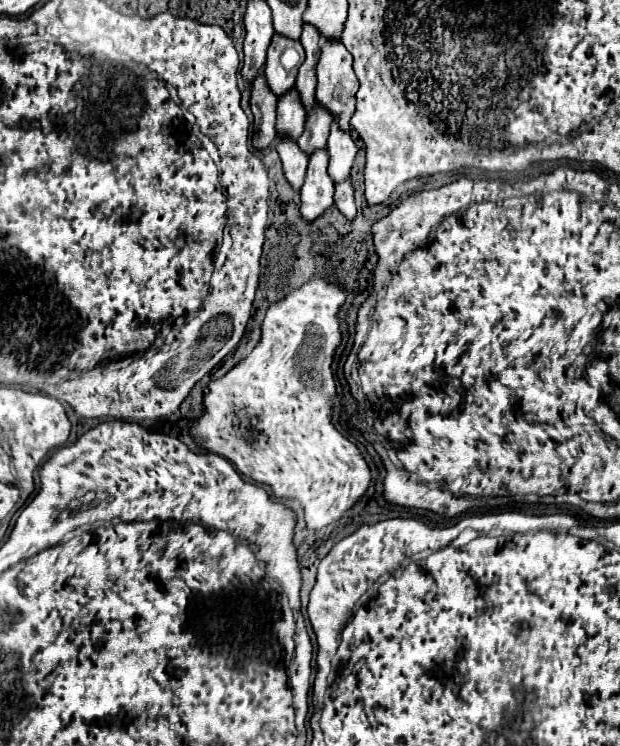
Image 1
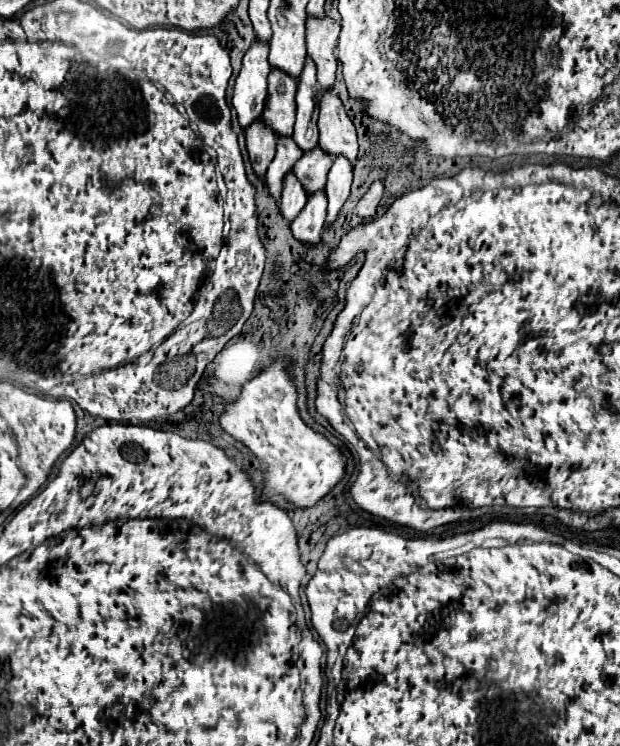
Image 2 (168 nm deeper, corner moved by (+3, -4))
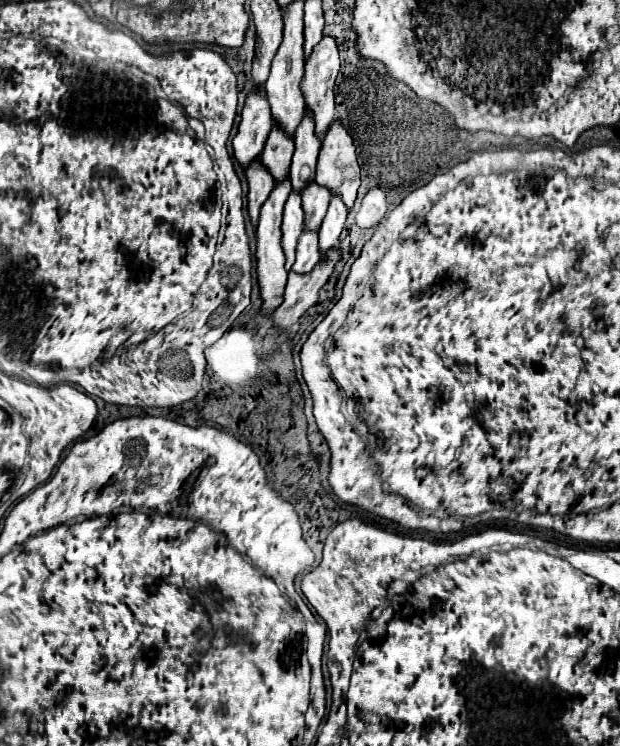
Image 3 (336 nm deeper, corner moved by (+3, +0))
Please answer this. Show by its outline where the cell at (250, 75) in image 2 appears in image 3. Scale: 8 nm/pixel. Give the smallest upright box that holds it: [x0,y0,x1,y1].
[233,90,273,168]

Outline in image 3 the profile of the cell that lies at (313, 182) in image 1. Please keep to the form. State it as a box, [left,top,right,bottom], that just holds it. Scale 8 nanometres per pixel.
[293,232,319,274]

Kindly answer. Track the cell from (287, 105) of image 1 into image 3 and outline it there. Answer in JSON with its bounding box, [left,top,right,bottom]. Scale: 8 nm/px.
[255,180,291,316]

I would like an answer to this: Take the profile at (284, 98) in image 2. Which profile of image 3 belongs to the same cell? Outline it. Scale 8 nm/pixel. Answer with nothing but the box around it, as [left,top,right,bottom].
[261,126,293,182]

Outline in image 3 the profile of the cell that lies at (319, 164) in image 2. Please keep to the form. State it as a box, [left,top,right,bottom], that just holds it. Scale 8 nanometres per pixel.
[301,182,331,230]

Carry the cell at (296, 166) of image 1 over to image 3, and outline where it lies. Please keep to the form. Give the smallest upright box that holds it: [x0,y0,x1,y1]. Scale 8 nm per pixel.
[281,192,303,270]

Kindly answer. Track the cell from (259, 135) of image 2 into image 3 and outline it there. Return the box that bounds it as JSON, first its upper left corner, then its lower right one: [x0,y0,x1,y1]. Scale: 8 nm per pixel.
[247,162,275,228]

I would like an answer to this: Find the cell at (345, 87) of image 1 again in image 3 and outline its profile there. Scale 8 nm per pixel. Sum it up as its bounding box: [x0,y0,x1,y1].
[317,120,359,210]

